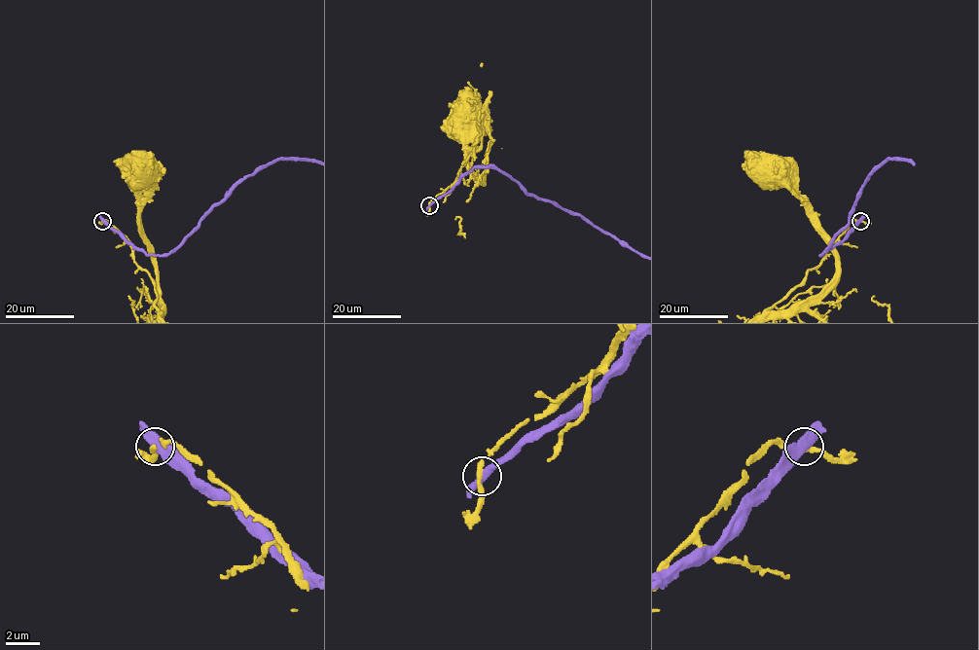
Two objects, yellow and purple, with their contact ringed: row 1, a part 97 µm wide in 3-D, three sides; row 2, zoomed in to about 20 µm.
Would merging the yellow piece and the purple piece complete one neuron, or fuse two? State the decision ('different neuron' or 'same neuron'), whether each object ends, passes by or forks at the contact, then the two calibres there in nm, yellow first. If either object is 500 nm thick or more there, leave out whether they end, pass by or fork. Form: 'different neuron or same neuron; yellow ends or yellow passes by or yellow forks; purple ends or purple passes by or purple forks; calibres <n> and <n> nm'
different neuron; yellow passes by; purple passes by; calibres 240 and 480 nm

